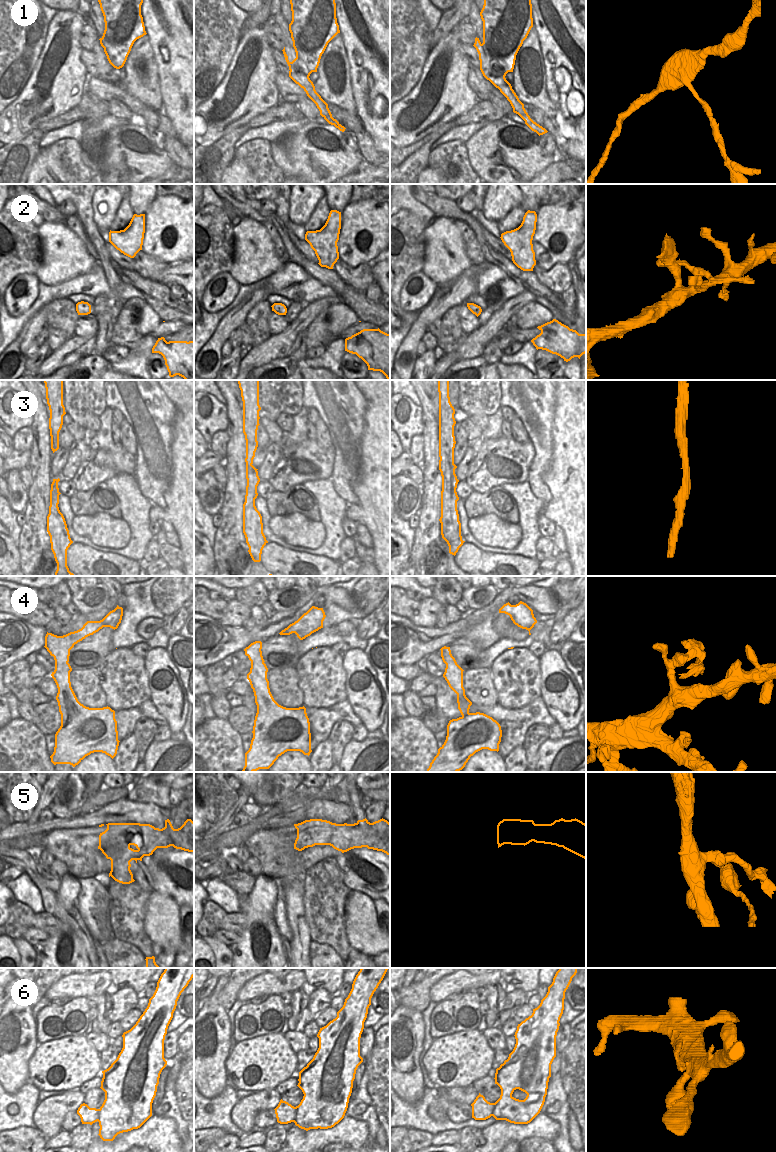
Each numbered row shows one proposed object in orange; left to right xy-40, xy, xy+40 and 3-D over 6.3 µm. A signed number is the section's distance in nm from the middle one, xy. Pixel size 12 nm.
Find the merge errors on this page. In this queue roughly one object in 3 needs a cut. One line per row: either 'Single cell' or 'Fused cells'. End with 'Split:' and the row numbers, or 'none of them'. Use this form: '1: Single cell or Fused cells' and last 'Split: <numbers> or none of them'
1: Fused cells
2: Single cell
3: Single cell
4: Fused cells
5: Fused cells
6: Single cell
Split: 1, 4, 5.

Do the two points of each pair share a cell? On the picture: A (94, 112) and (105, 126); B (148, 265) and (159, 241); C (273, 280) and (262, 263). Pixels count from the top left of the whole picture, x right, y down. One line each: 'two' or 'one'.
A: two
B: two
C: two

